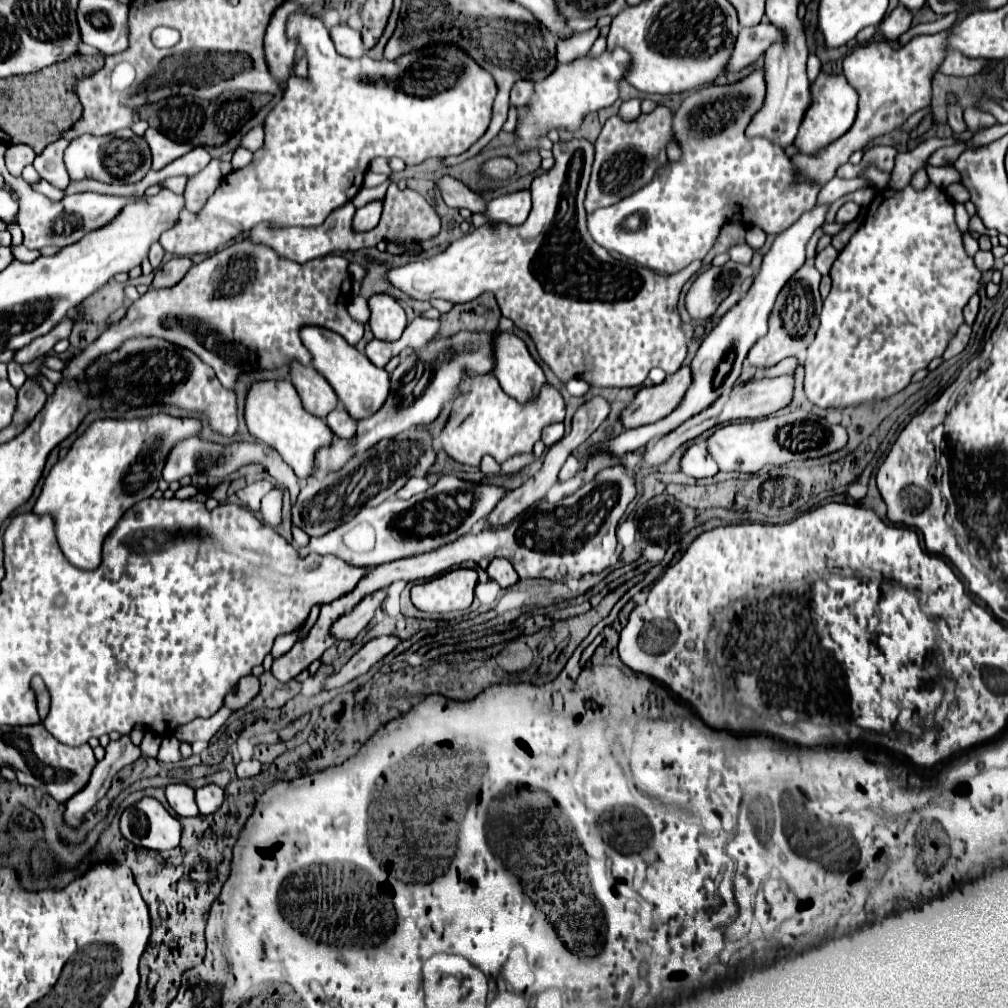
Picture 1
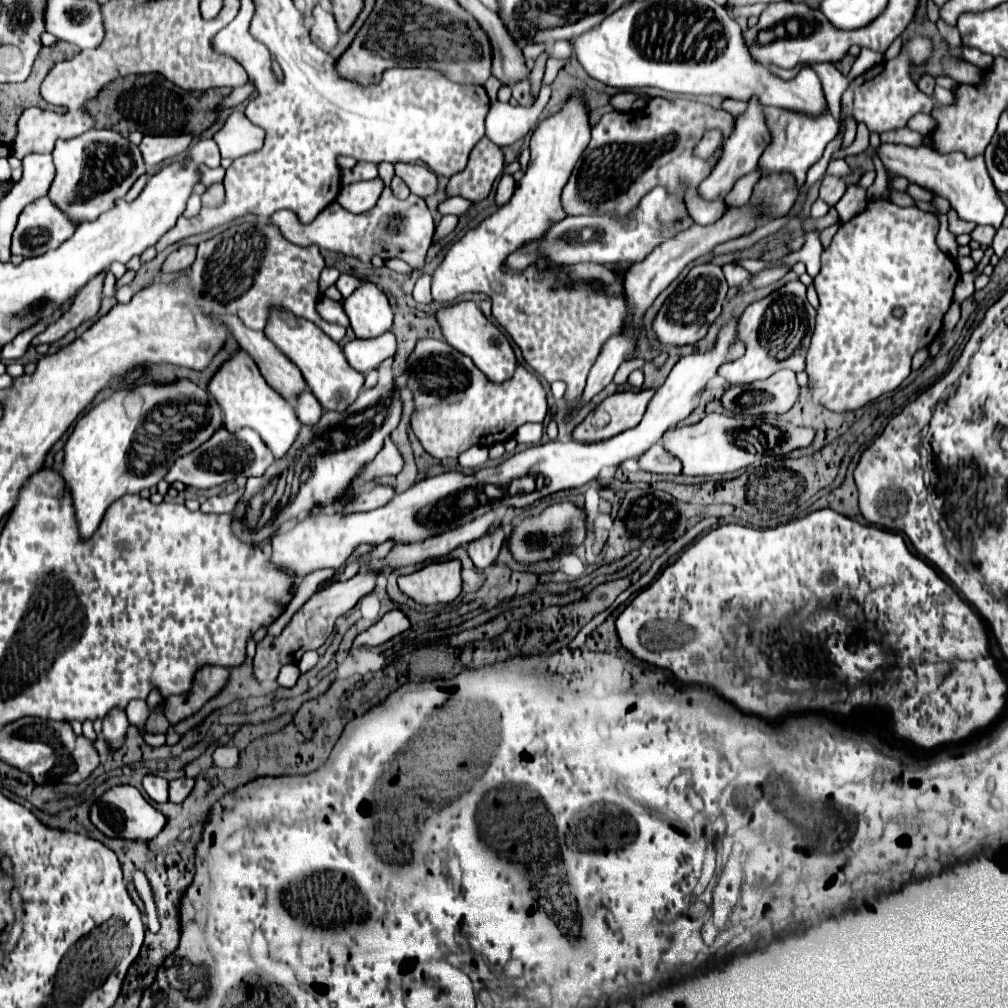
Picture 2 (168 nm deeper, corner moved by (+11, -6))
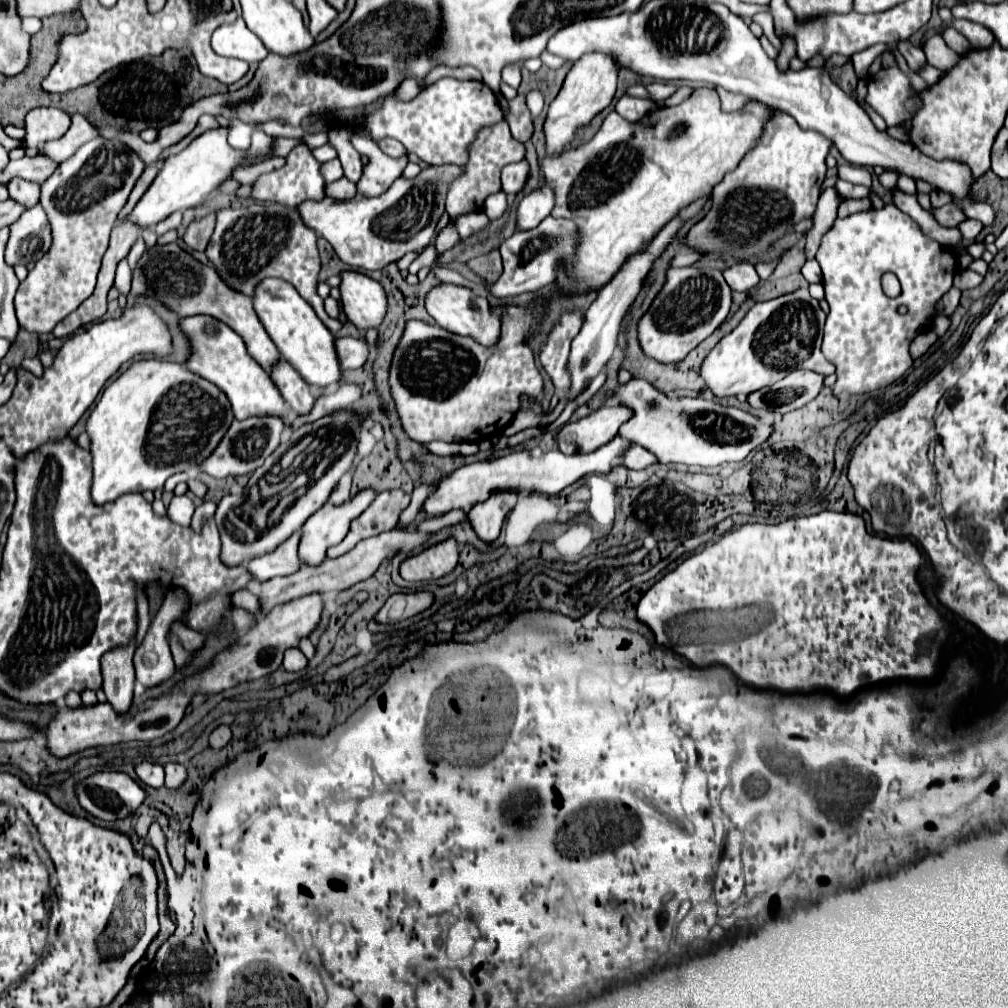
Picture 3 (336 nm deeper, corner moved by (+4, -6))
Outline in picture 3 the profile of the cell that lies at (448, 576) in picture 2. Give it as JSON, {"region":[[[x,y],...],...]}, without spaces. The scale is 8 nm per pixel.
{"region":[[[450,538],[438,546],[432,546],[418,556],[412,556],[400,564],[400,574],[408,582],[428,582],[450,574],[458,566],[458,546]]]}

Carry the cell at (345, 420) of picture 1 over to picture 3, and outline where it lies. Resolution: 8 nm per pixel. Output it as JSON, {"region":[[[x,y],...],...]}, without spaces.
{"region":[[[280,362],[276,368],[272,368],[270,376],[274,378],[280,394],[284,396],[284,400],[288,402],[290,410],[296,416],[310,414],[316,398],[310,386],[300,378],[300,374],[288,362]]]}

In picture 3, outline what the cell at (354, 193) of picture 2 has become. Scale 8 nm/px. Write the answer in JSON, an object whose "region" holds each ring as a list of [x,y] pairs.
{"region":[[[352,136],[352,146],[358,152],[364,152],[370,156],[370,164],[364,166],[364,176],[360,178],[358,186],[358,194],[366,196],[366,198],[376,198],[380,194],[384,194],[388,190],[388,186],[392,186],[392,182],[402,174],[402,170],[406,168],[408,160],[392,160],[390,156],[386,156],[380,148],[376,148],[372,144],[372,140],[368,138],[360,138],[360,136]]]}

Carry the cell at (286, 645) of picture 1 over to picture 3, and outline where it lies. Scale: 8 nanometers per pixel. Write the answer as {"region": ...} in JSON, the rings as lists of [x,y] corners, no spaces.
{"region":[[[390,490],[390,492],[382,492],[376,502],[364,510],[350,526],[350,532],[346,534],[346,538],[328,548],[326,557],[330,559],[338,558],[338,556],[344,556],[346,552],[350,552],[350,548],[354,544],[358,544],[360,540],[364,538],[370,538],[370,536],[376,536],[384,530],[392,530],[396,528],[398,524],[398,516],[400,512],[408,506],[410,502],[410,496],[404,494],[402,490]]]}

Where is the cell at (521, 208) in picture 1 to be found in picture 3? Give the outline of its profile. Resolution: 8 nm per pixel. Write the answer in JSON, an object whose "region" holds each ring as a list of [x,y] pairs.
{"region":[[[522,160],[522,164],[510,164],[502,170],[502,190],[506,194],[518,194],[528,178],[528,162]]]}

